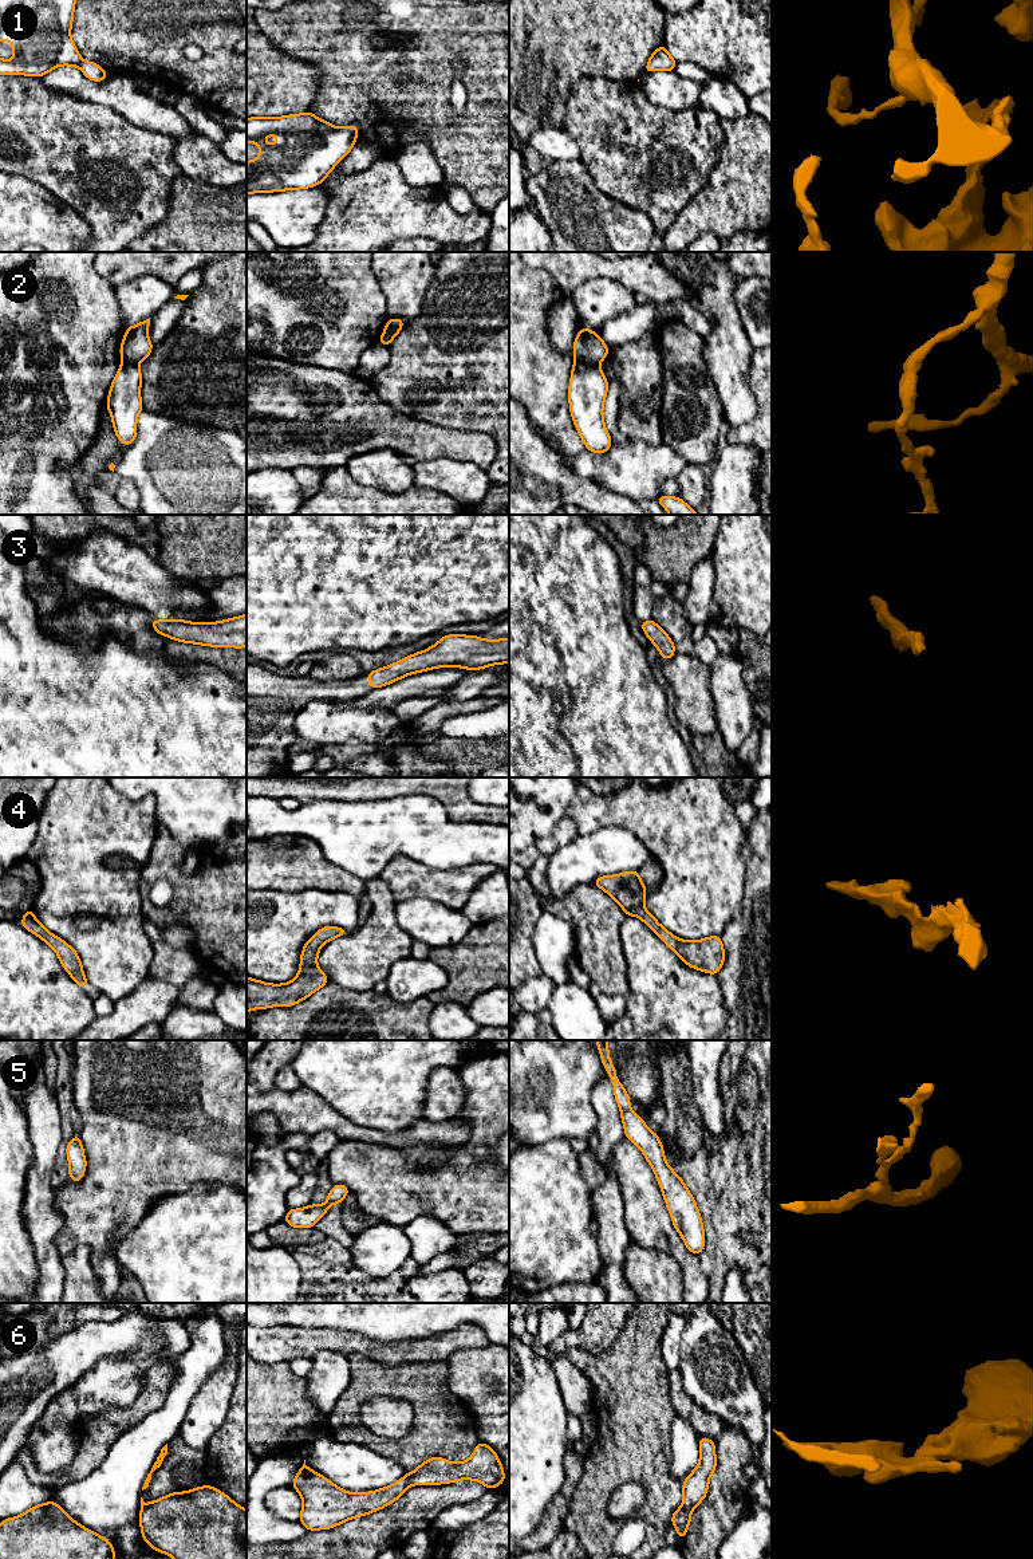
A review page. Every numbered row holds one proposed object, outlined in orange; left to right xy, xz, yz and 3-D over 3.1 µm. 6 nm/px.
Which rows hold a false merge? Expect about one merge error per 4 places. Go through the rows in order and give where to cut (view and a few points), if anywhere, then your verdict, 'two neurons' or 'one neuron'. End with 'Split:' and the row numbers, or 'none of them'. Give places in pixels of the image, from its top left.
1: cut none; one neuron
2: cut xz (394, 319), (395, 325), (386, 331), (387, 342), (385, 345); two neurons
3: cut none; one neuron
4: cut none; one neuron
5: cut none; one neuron
6: cut xz (405, 1476), (410, 1484); two neurons
Split: 2, 6

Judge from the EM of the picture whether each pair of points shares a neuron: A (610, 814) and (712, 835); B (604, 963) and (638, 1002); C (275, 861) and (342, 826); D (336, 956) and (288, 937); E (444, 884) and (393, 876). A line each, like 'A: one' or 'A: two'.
A: one
B: two
C: two
D: two
E: one

